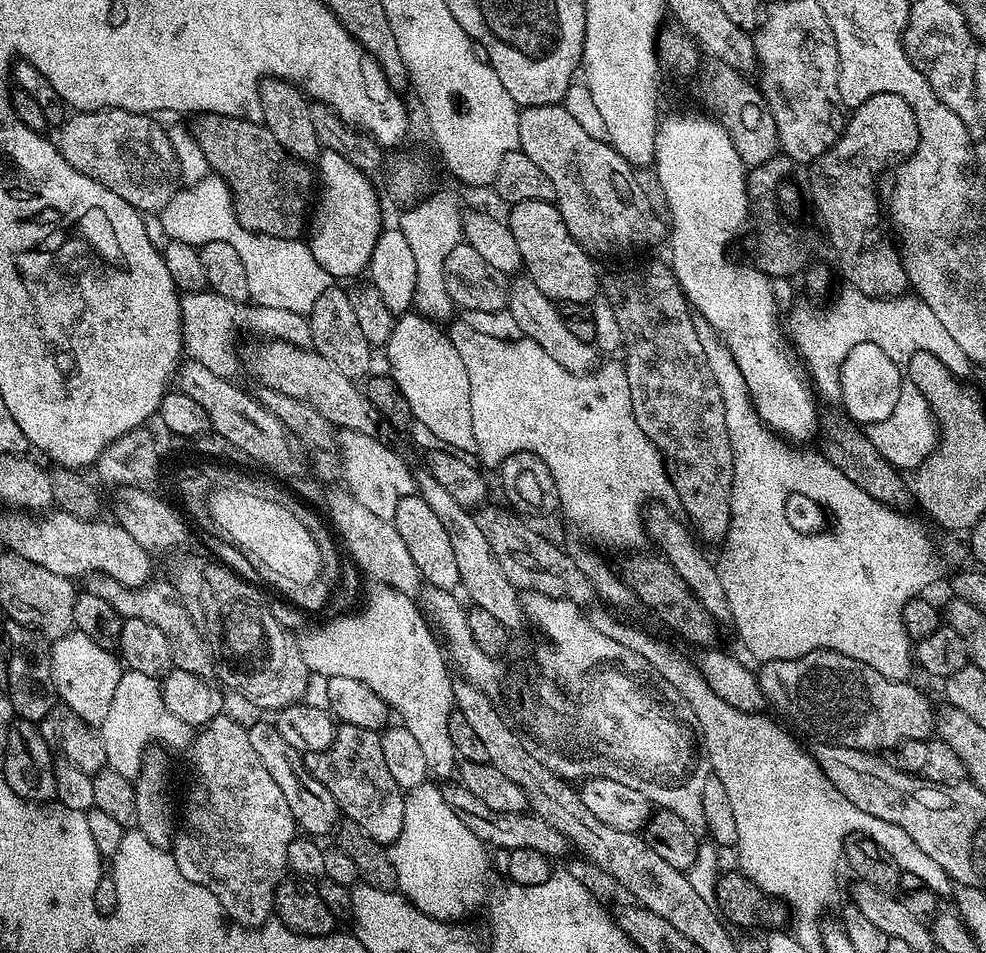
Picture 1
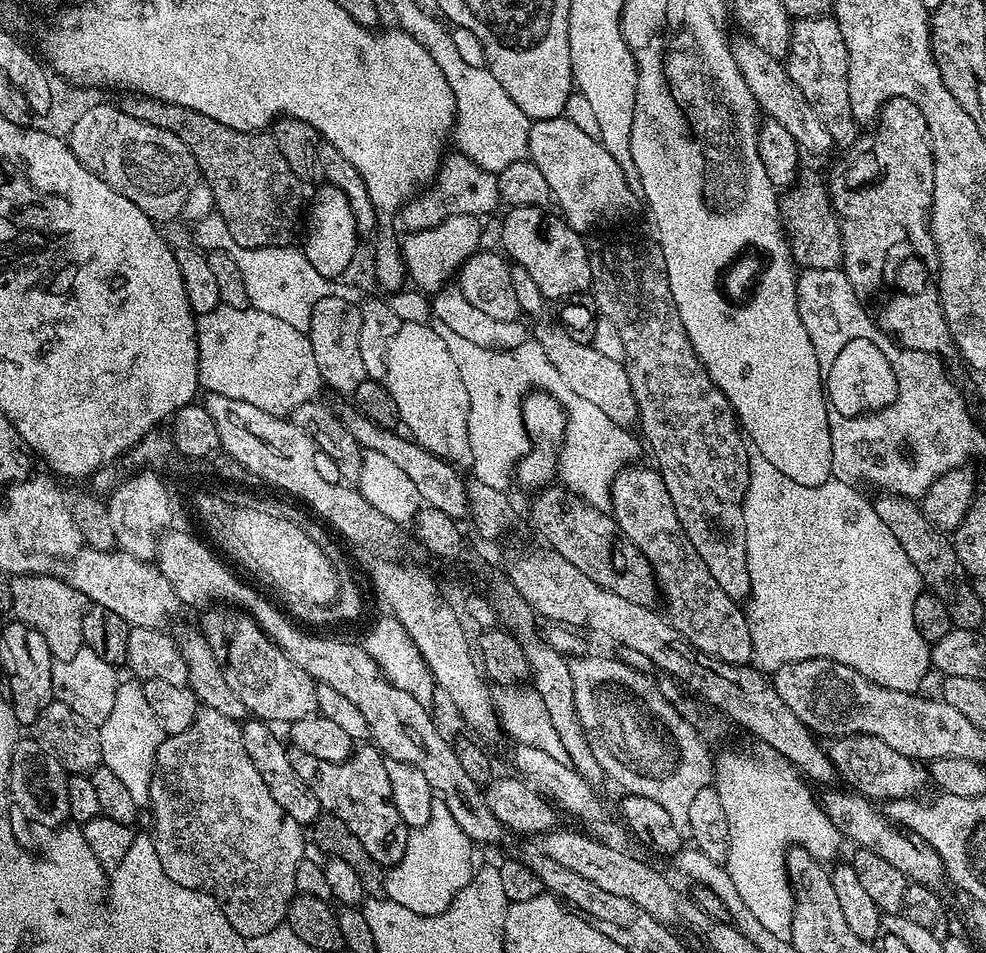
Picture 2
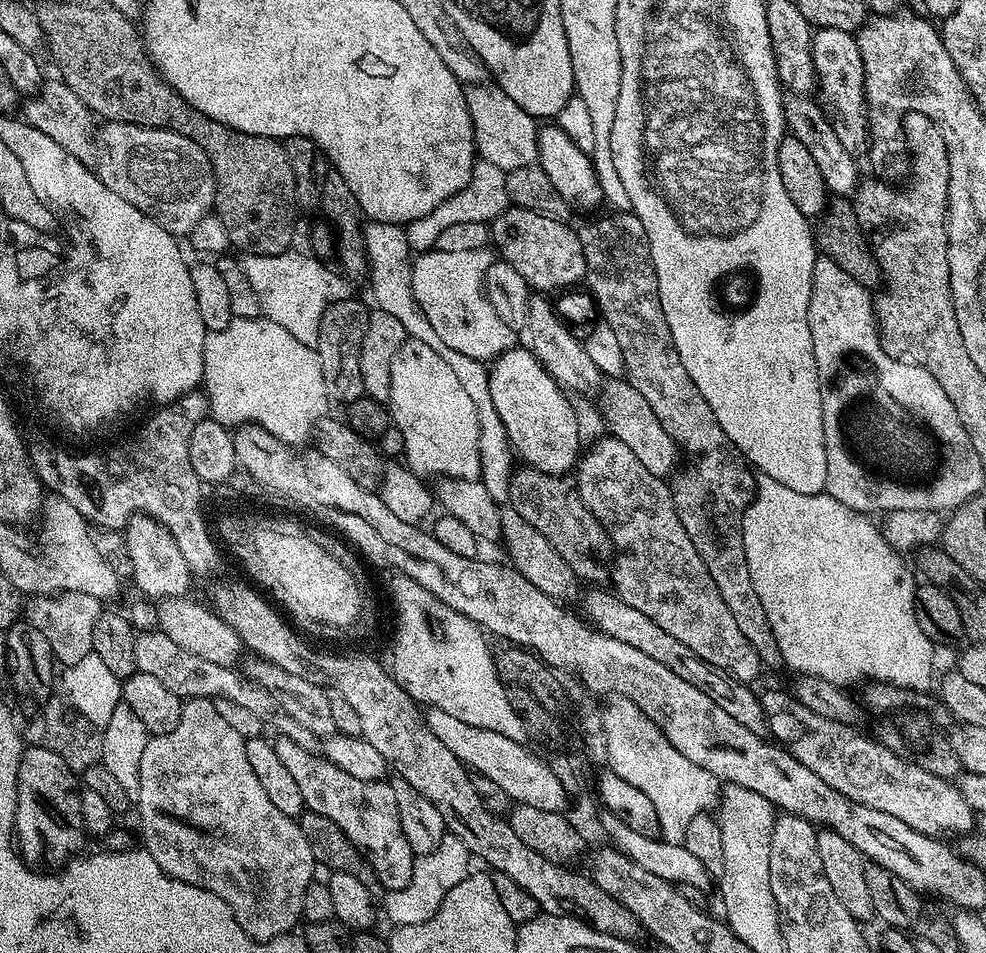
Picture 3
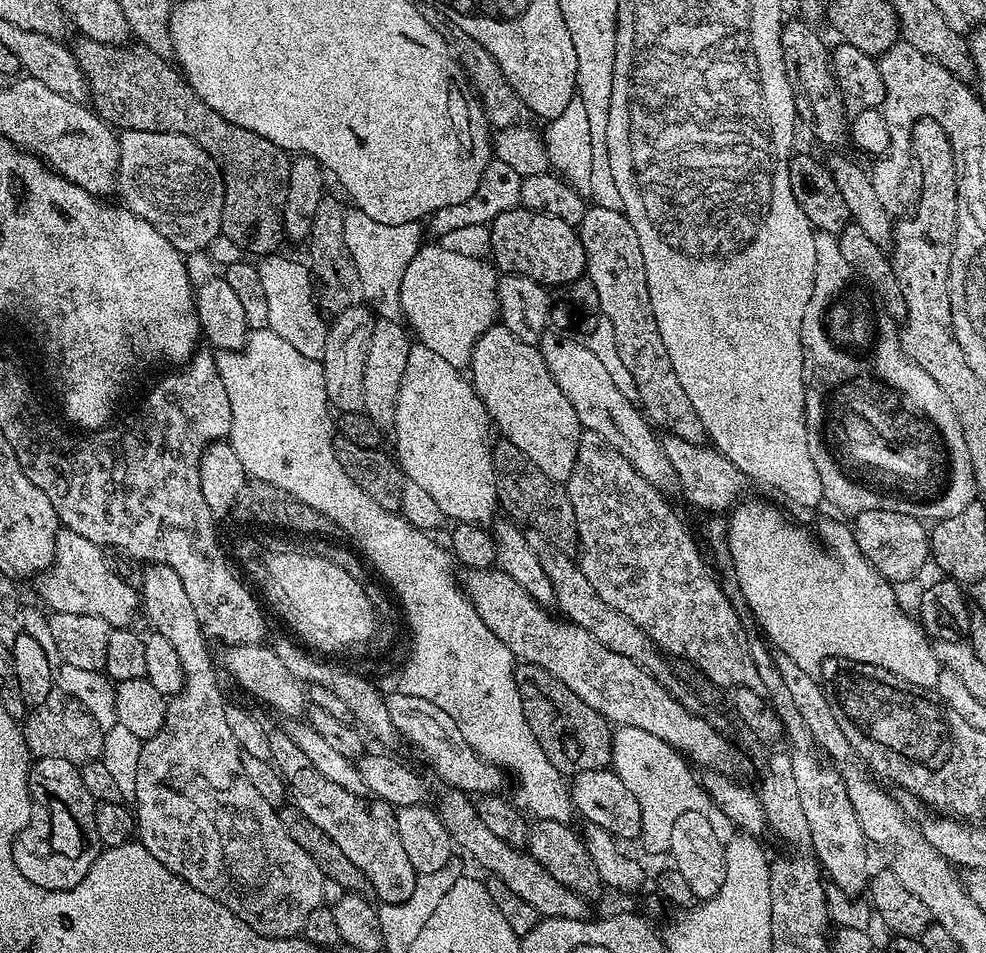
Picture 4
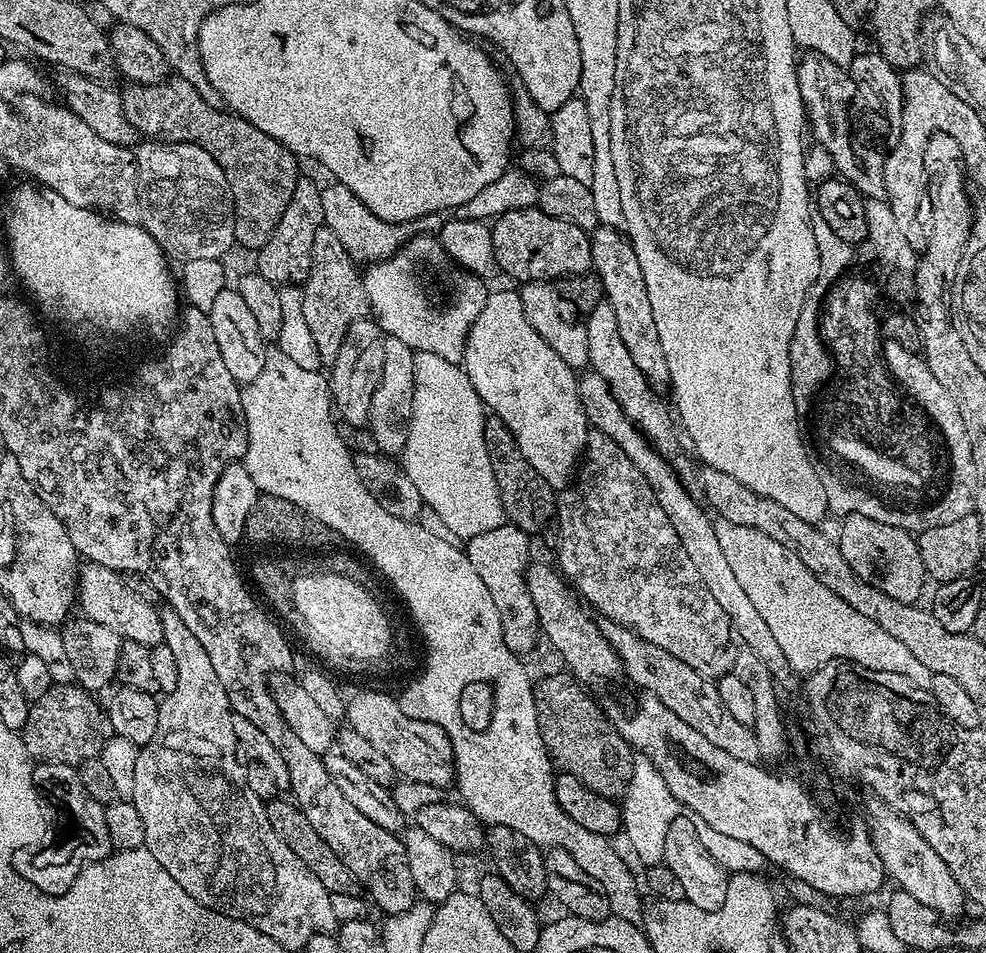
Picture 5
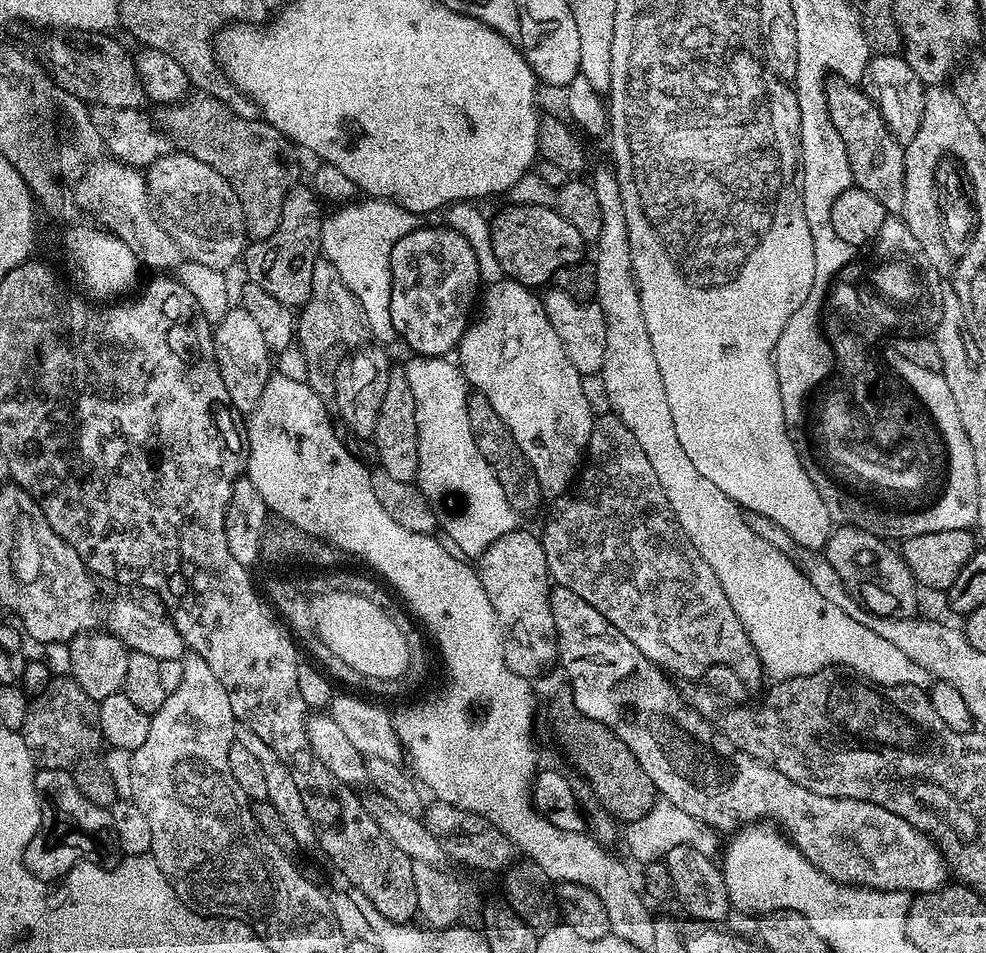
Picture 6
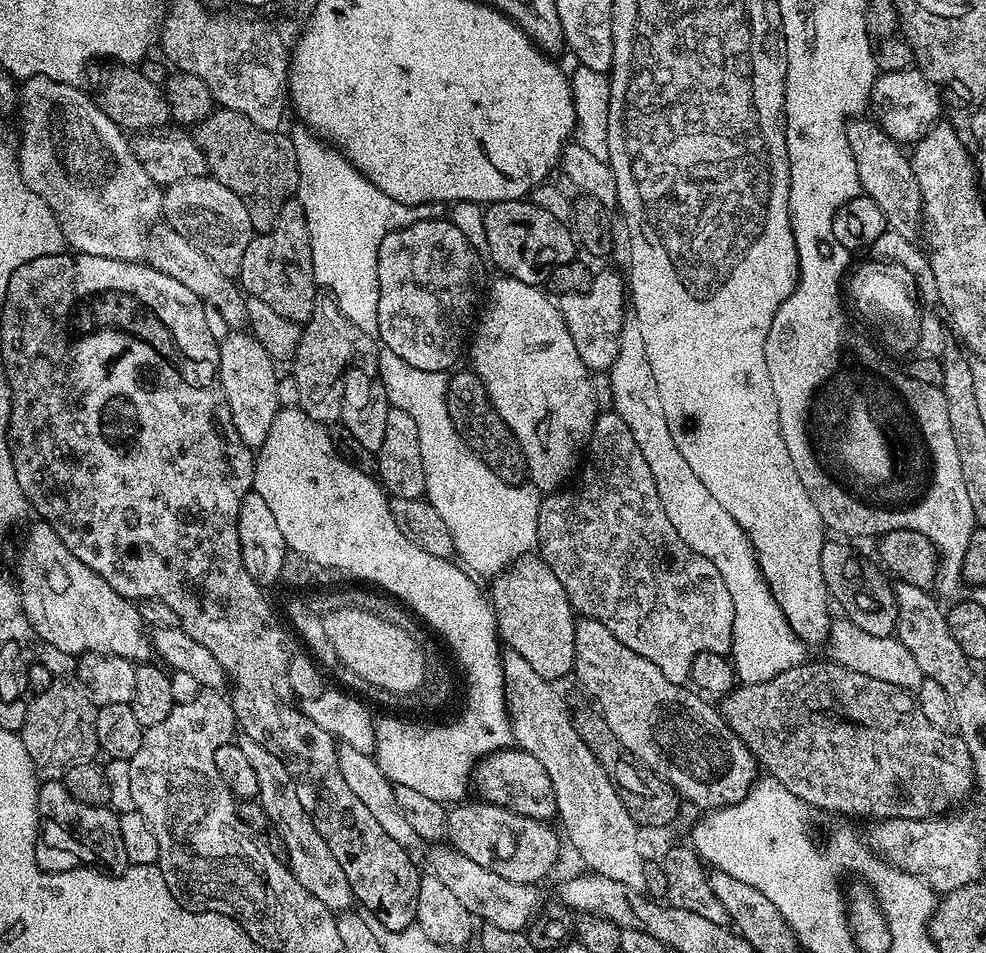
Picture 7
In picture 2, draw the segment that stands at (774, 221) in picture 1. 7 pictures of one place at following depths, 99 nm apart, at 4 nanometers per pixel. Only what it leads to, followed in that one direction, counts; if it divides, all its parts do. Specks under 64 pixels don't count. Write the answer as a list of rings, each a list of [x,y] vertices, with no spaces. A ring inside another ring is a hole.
[[[807,166],[799,169],[794,183],[780,196],[780,220],[788,238],[788,249],[797,269],[830,270],[840,268],[844,258],[844,239],[840,233],[840,219],[836,217],[830,202],[828,185],[823,175],[819,176]]]

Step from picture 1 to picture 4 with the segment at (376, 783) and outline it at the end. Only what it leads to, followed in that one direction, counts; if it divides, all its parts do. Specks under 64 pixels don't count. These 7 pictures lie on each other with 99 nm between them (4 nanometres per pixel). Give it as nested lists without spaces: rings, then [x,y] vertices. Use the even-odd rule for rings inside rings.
[[[283,727],[268,728],[268,741],[270,742],[271,763],[275,764],[277,772],[284,777],[287,791],[290,793],[291,803],[318,830],[330,834],[335,844],[342,849],[342,854],[370,878],[370,886],[374,886],[377,901],[390,904],[406,901],[414,891],[417,872],[410,866],[410,858],[406,858],[406,850],[402,850],[402,838],[398,838],[396,814],[390,804],[375,798],[365,798],[350,794],[350,790],[342,790],[335,782],[322,778],[318,770],[298,750],[294,738],[284,733]]]

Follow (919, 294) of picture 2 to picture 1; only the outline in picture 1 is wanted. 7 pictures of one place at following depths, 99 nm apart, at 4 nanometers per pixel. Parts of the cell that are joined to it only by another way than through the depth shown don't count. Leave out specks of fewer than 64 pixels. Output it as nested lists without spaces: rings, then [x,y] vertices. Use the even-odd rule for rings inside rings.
[[[874,94],[874,98],[866,98],[866,102],[851,109],[844,125],[844,133],[836,139],[832,148],[822,153],[811,165],[812,173],[808,176],[808,184],[812,187],[812,204],[824,219],[828,240],[840,263],[840,272],[848,279],[845,281],[851,287],[867,296],[891,298],[905,295],[909,291],[908,274],[899,247],[894,243],[893,237],[891,240],[884,233],[884,224],[880,221],[882,204],[876,201],[876,179],[887,164],[895,165],[911,156],[919,141],[918,122],[906,98],[898,94]]]

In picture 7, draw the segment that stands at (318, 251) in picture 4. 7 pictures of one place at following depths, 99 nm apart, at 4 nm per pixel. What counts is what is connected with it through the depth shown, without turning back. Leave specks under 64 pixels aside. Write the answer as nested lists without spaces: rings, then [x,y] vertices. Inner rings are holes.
[[[331,298],[317,299],[314,314],[310,314],[307,324],[303,325],[300,345],[290,364],[300,409],[321,422],[339,421],[340,403],[344,400],[344,374],[359,361],[356,360],[359,356],[373,355],[372,344],[373,337],[362,334]]]

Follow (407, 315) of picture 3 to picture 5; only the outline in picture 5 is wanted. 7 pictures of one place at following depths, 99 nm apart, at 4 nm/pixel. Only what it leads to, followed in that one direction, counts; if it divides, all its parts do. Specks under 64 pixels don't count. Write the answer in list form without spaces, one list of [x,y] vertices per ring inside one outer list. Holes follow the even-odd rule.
[[[328,183],[321,189],[324,225],[334,231],[342,246],[353,261],[362,264],[379,263],[400,251],[412,239],[424,236],[436,236],[445,225],[447,215],[442,212],[423,215],[420,219],[400,224],[386,223],[369,210],[356,194],[341,184]],[[362,261],[362,262],[361,262]]]

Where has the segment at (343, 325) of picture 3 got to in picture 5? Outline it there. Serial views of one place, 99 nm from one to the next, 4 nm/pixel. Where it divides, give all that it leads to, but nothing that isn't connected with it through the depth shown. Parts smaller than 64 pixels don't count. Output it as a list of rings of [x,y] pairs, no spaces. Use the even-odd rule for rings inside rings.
[[[375,319],[356,320],[346,330],[346,338],[342,338],[342,346],[338,346],[338,354],[330,362],[332,372],[328,376],[328,387],[332,389],[334,412],[345,424],[363,428],[368,423],[370,398],[374,398],[374,390],[382,378],[385,339]]]

